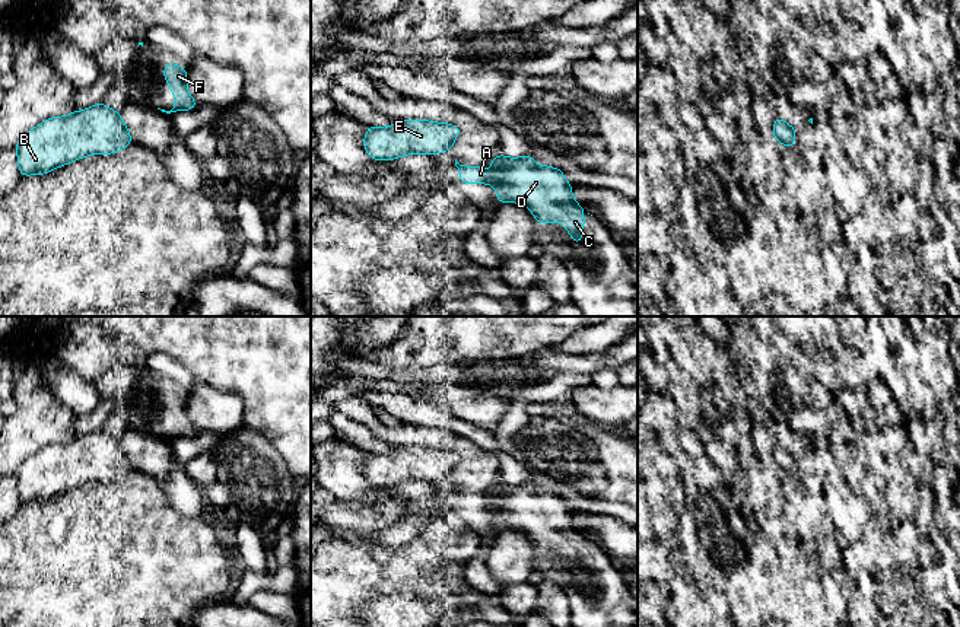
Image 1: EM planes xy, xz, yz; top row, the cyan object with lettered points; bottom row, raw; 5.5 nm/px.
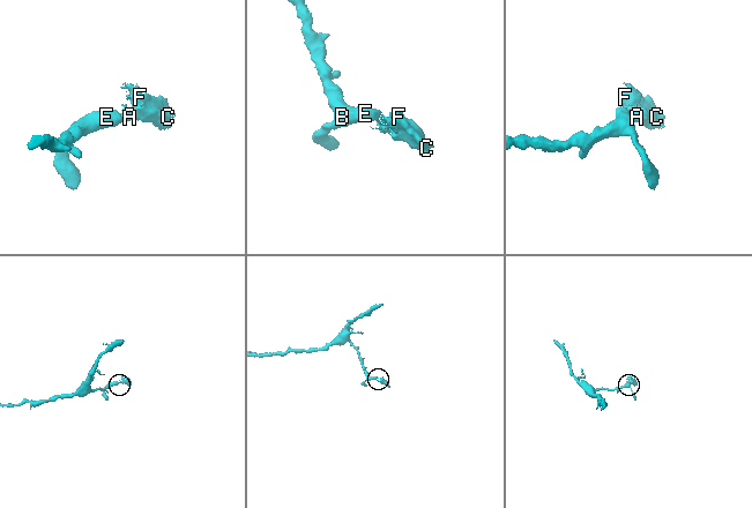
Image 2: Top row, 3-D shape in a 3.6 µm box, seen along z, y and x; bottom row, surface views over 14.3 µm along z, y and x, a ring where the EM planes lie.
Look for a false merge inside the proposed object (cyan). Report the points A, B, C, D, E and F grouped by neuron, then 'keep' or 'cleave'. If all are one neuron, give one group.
A C D F / B E; cleave

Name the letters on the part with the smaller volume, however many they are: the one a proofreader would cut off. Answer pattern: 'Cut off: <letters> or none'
Cut off: A, C, D, F

